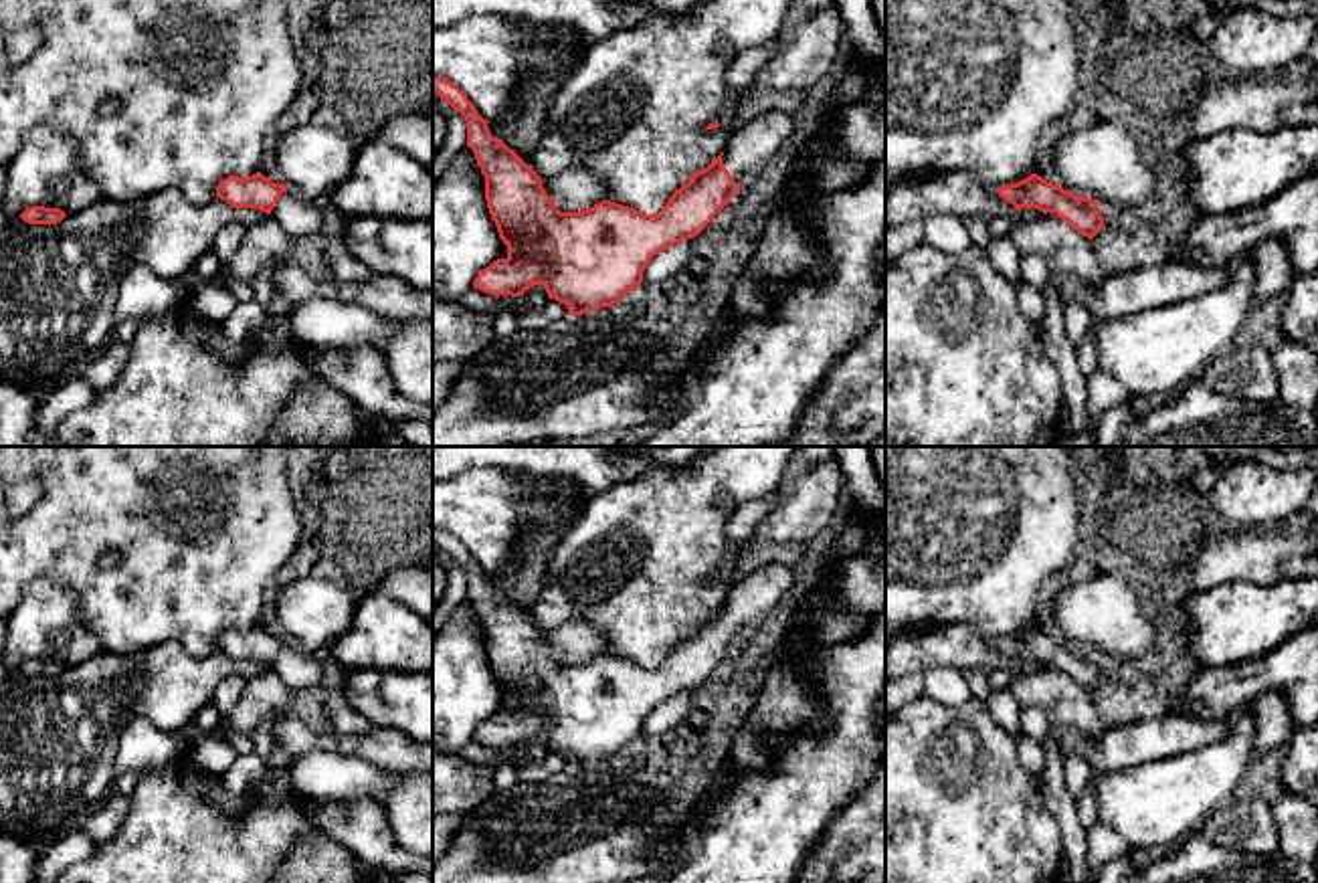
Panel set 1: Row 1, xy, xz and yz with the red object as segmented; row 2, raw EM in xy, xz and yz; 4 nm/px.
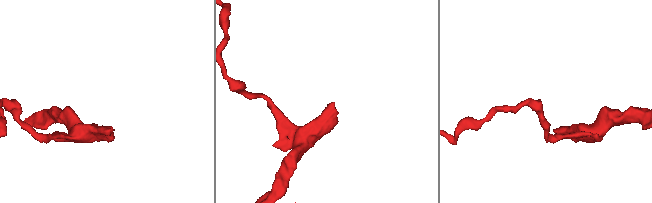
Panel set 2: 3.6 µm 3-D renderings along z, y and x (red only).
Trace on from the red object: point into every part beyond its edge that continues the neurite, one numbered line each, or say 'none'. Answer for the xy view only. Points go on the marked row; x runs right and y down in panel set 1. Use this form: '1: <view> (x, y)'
1: xy (300, 217)

